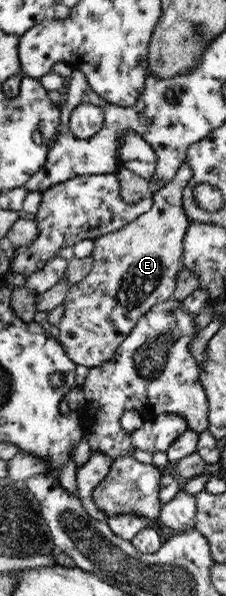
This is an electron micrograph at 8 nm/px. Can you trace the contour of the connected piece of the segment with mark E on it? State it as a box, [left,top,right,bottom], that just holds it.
[54,164,190,370]

